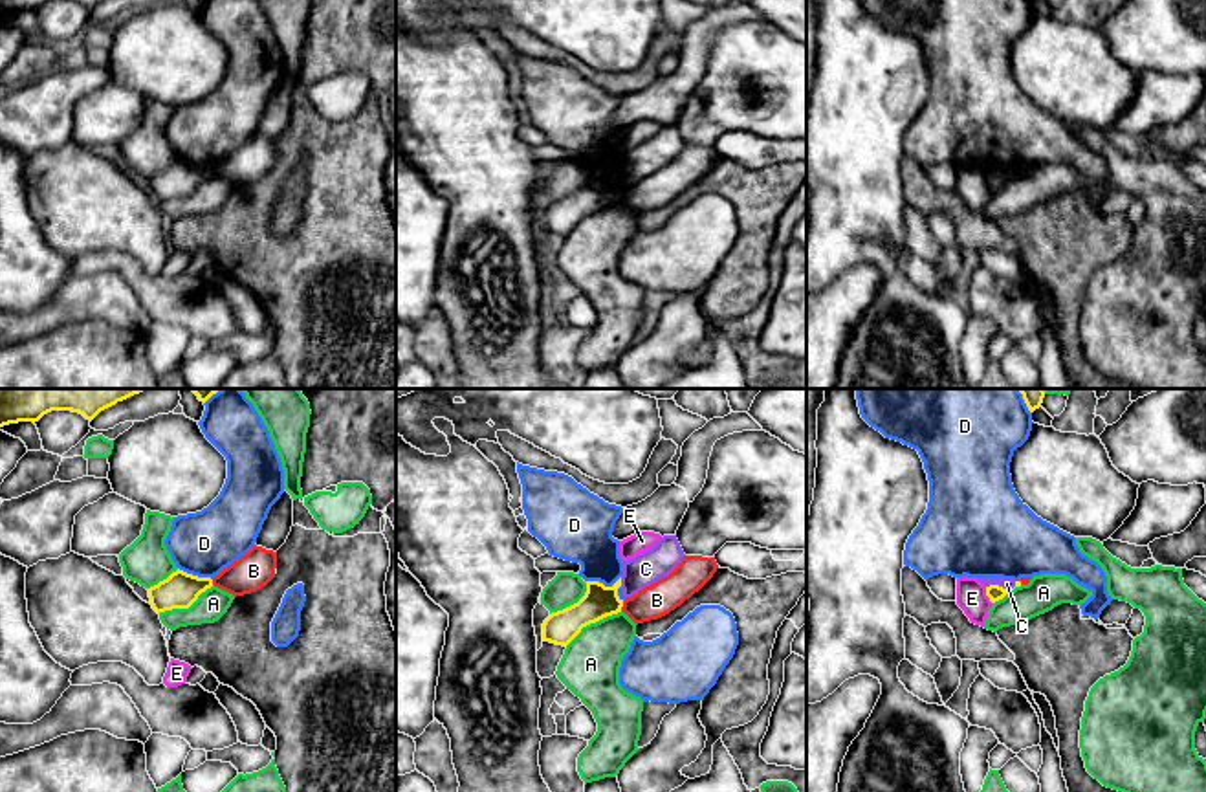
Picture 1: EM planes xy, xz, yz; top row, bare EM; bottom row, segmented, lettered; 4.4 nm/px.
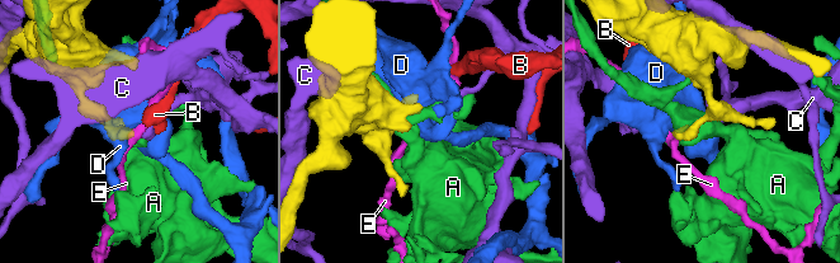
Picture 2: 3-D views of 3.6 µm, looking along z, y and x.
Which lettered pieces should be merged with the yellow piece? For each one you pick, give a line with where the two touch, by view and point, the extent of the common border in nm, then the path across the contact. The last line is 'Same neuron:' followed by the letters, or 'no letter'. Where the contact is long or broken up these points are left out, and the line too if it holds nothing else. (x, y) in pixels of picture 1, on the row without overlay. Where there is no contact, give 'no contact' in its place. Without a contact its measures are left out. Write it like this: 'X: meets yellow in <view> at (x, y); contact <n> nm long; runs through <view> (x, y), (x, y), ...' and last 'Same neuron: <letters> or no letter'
Same neuron: no letter

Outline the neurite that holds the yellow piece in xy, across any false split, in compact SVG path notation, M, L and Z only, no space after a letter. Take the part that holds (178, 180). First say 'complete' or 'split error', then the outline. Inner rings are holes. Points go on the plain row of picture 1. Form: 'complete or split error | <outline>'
complete | M178 158L147 180L152 198L159 204L172 198L189 198L211 176L211 167L198 167Z

